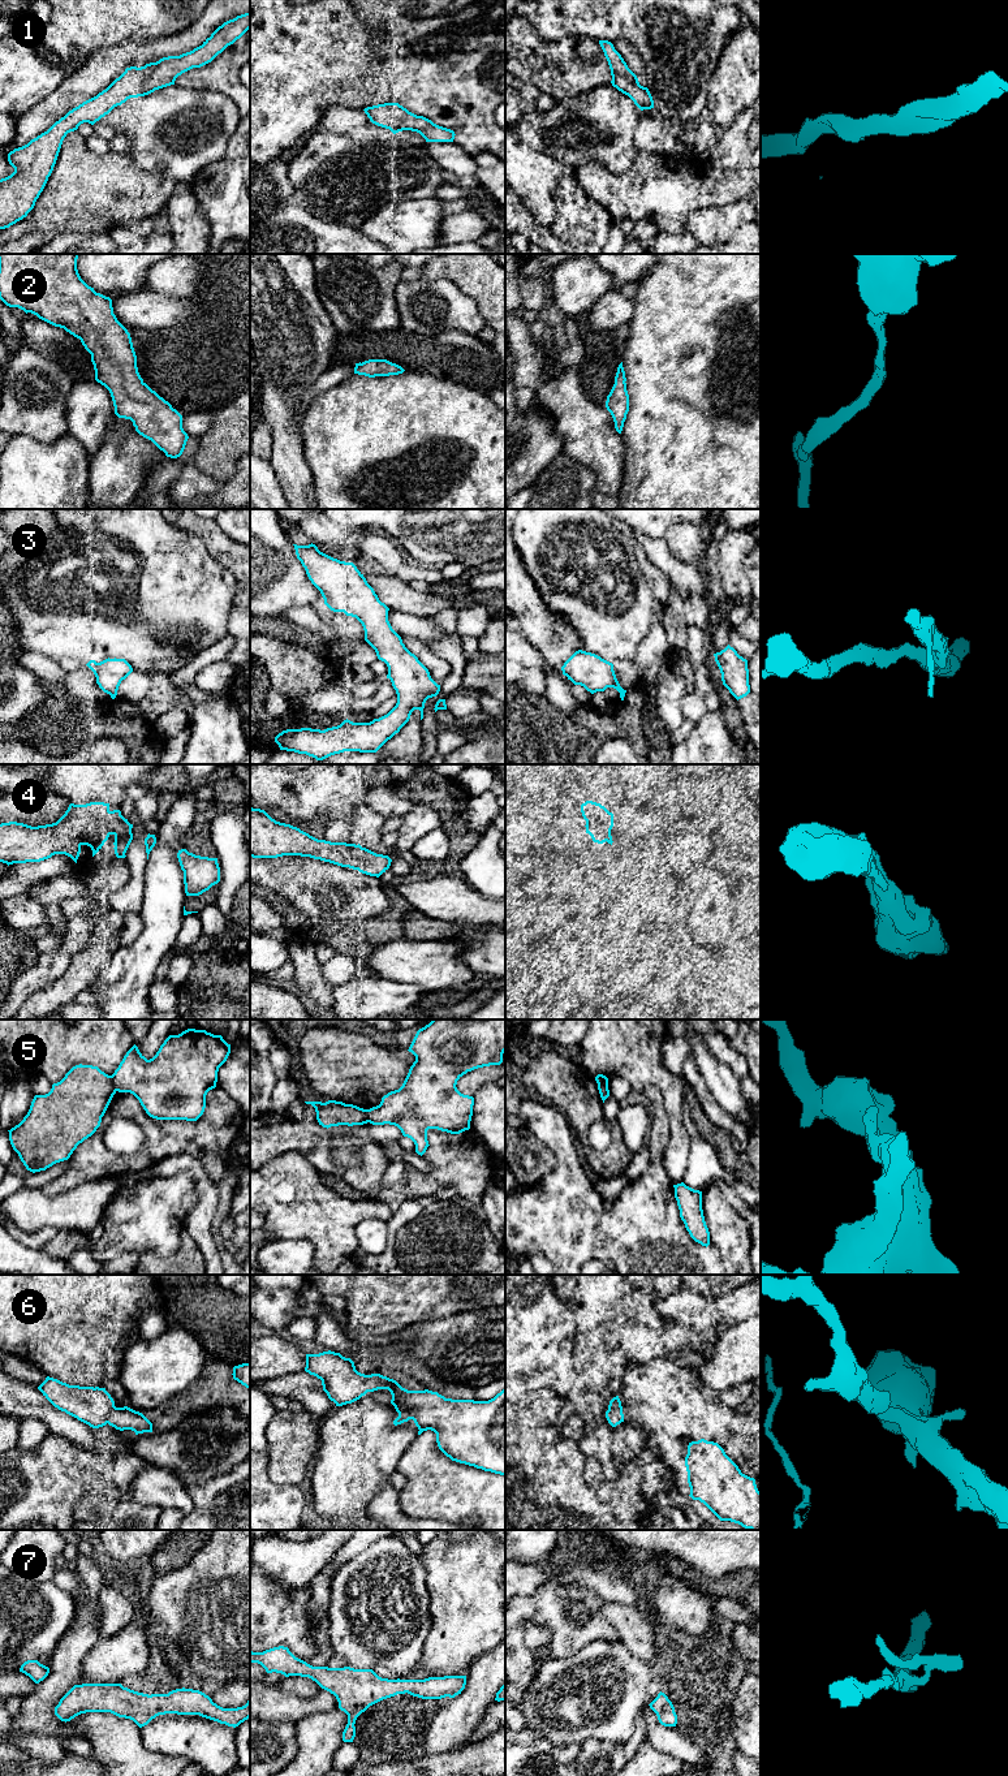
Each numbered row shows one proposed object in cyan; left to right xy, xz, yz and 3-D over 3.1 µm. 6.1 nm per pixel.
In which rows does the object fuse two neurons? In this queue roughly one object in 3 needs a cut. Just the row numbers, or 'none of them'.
5

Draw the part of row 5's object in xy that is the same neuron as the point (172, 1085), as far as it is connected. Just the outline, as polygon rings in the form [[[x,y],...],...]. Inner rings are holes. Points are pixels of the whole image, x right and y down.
[[[188,1029],[169,1035],[150,1060],[134,1044],[111,1078],[116,1091],[133,1094],[150,1117],[197,1121],[229,1053],[221,1035]]]

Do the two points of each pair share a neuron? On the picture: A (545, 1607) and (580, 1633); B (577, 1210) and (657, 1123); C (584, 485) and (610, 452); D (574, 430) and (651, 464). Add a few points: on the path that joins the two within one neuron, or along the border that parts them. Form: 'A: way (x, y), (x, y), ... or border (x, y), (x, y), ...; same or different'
A: way (554, 1611), (571, 1625); same
B: way (610, 1211), (620, 1211), (655, 1176), (655, 1155); same
C: border (567, 455), (582, 464), (593, 474), (595, 490); different
D: border (619, 434), (623, 440), (623, 483); different

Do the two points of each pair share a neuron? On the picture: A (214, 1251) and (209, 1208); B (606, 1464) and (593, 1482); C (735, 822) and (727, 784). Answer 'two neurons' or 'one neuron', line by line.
A: one neuron
B: two neurons
C: one neuron

